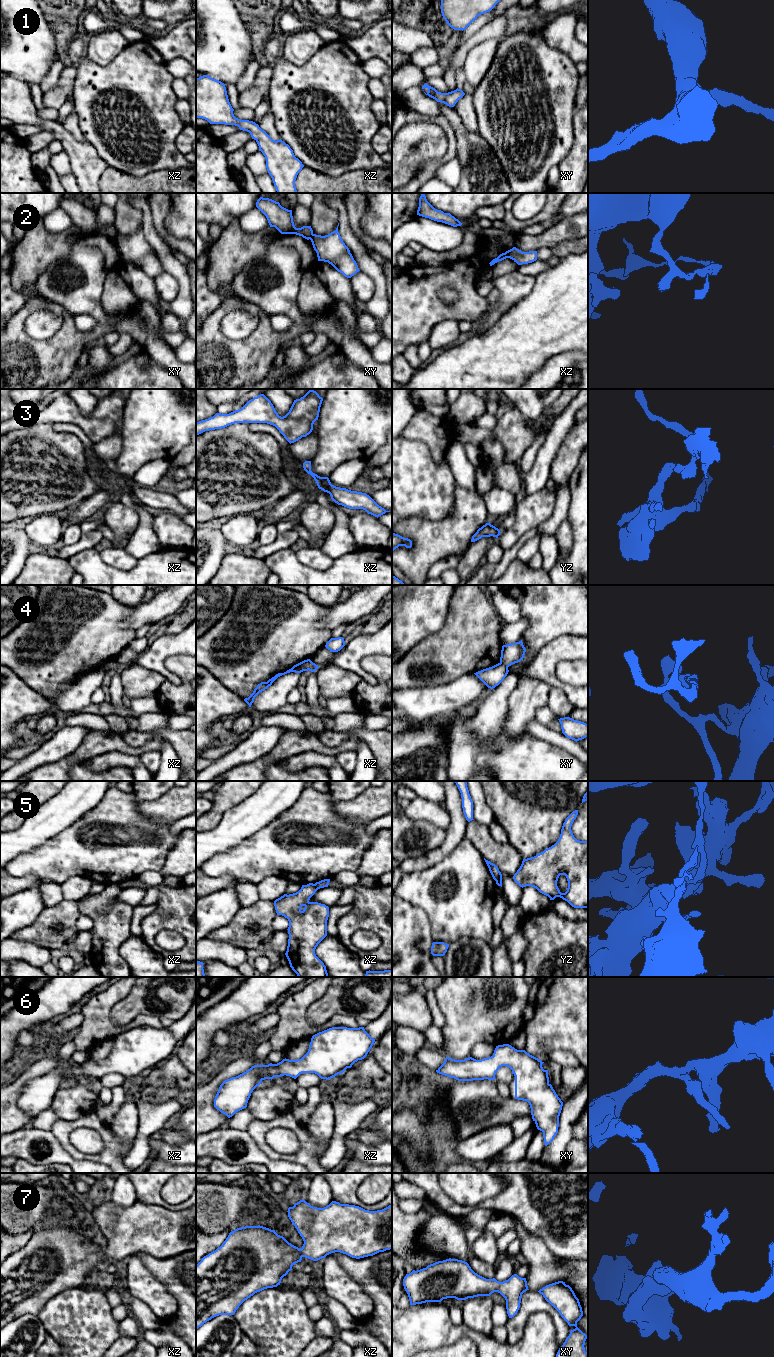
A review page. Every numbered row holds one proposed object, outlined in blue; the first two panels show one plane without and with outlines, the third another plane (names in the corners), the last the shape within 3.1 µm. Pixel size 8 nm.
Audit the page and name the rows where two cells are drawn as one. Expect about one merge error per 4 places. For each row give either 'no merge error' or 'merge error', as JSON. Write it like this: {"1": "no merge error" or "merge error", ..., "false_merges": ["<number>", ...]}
{"1": "no merge error", "2": "merge error", "3": "no merge error", "4": "merge error", "5": "merge error", "6": "no merge error", "7": "no merge error", "false_merges": ["2", "4", "5"]}

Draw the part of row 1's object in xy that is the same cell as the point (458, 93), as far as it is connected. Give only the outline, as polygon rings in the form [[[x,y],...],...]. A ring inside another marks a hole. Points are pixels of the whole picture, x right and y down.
[[[427,83],[422,86],[422,89],[424,88],[428,89],[427,93],[424,92],[426,95],[435,99],[437,102],[446,104],[449,107],[454,107],[458,100],[465,95],[465,93],[458,88],[448,93],[438,92],[435,88],[429,86]]]

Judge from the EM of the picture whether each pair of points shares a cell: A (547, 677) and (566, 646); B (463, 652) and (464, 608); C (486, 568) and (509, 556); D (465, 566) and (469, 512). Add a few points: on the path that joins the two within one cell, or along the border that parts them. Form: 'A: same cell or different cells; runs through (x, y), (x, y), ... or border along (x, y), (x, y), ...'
A: same cell; runs through (547, 669), (547, 665), (558, 654)
B: same cell; runs through (464, 641), (464, 619)
C: same cell; runs through (492, 568), (497, 568), (503, 562)
D: different cells; border along (471, 542), (462, 555)

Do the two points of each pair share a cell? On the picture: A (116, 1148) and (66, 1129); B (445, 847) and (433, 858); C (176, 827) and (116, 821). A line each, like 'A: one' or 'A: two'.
A: one
B: one
C: two

